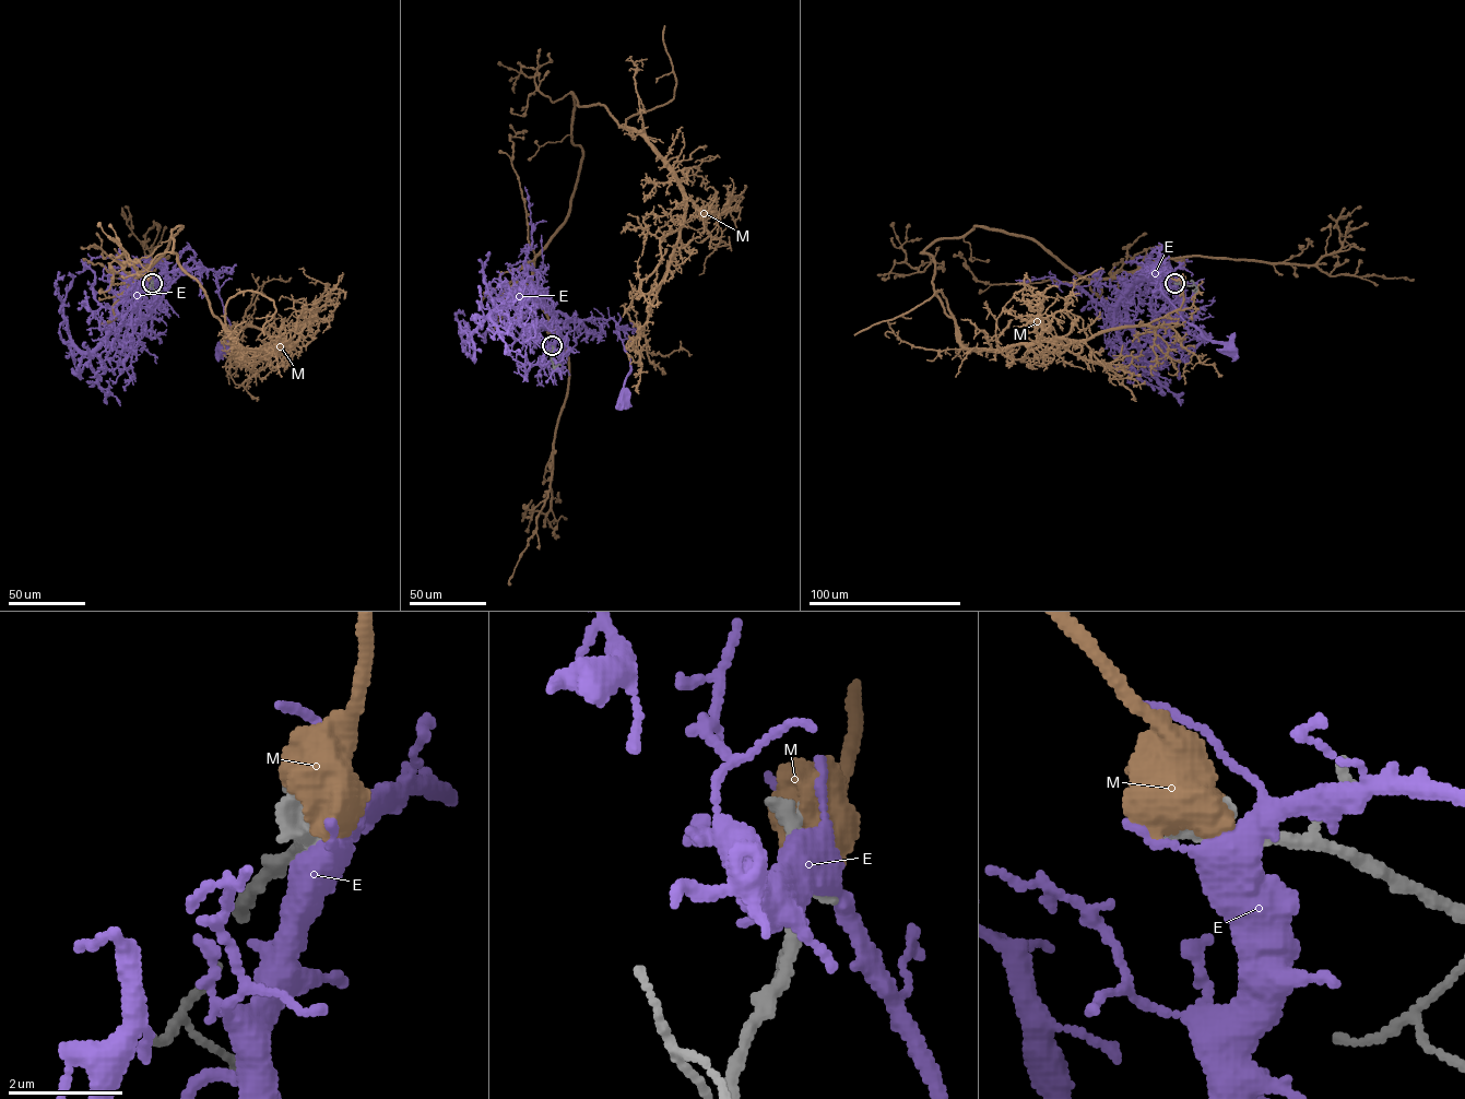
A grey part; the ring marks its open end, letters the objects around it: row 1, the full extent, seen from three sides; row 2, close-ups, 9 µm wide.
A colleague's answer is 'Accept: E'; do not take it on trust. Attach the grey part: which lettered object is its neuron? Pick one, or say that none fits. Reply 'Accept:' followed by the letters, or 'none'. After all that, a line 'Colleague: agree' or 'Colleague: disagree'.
Accept: none
Colleague: disagree

